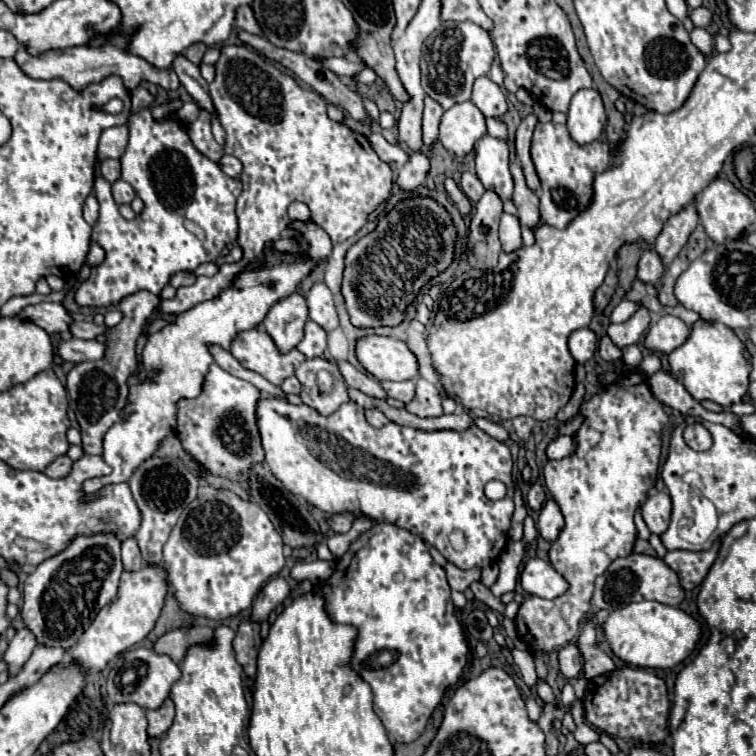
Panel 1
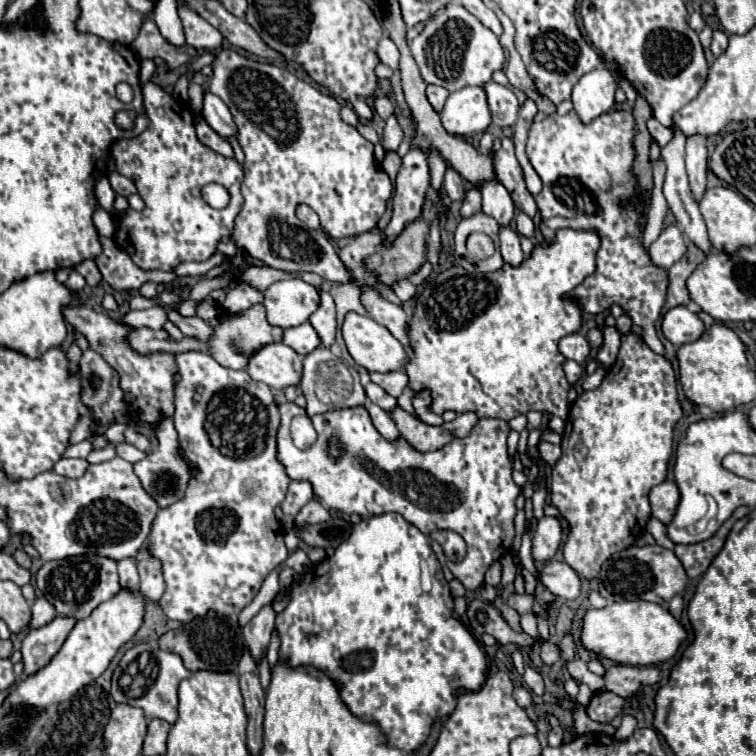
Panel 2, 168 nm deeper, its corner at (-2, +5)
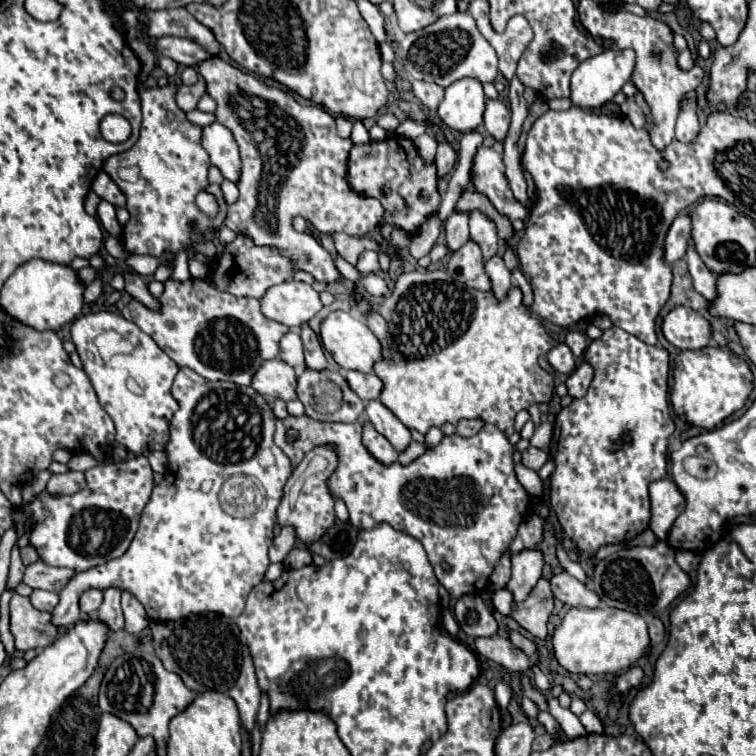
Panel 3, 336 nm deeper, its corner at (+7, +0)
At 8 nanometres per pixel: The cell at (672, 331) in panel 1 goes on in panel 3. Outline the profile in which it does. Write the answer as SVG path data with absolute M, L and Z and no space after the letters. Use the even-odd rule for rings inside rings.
M677 306L665 316L663 334L679 350L699 350L711 340L711 324L695 310Z

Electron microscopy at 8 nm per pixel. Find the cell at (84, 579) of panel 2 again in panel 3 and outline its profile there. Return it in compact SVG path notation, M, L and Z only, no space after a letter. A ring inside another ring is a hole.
M91 588L91 590L83 592L83 596L81 596L81 600L79 600L79 606L81 606L81 612L83 612L85 616L95 616L95 612L99 610L99 604L101 604L101 602L103 602L103 592Z

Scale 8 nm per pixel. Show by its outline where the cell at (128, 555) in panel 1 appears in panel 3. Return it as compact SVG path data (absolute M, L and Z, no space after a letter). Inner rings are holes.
M107 588L103 604L97 610L97 620L103 622L111 632L123 630L123 614L121 614L121 592L117 588Z

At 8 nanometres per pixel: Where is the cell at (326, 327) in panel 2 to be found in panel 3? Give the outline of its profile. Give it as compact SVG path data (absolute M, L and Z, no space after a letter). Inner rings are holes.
M303 326L303 348L305 348L305 366L311 370L325 370L327 368L327 360L323 354L323 348L317 340L317 334L313 330L309 330L307 326Z

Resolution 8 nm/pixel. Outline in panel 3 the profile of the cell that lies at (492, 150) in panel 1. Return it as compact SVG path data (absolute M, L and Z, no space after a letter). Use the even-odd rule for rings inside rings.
M473 212L469 216L469 234L471 234L471 240L479 244L483 262L487 262L499 252L499 238L497 238L495 224L491 224L481 212Z

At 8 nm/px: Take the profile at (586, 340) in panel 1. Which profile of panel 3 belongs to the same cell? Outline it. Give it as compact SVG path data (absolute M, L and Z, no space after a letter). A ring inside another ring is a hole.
M557 344L555 348L551 348L549 354L547 354L547 360L549 360L551 368L559 374L571 374L577 366L573 352L565 344Z

